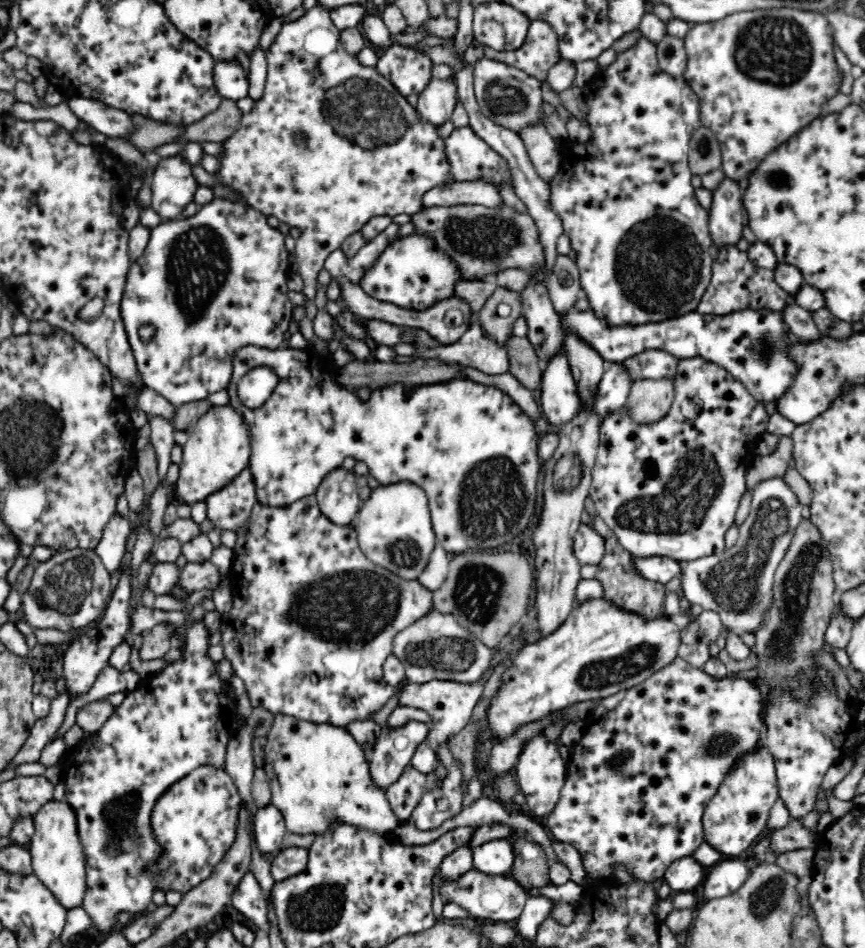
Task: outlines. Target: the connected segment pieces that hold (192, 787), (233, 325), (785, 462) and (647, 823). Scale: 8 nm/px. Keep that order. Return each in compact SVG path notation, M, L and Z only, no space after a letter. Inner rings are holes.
M202 766L190 772L158 798L151 818L155 837L163 848L162 856L154 867L154 871L158 871L162 875L160 882L158 882L158 889L165 890L165 892L178 890L178 892L185 894L210 877L215 864L222 860L222 856L226 854L226 850L234 842L241 802L239 790L232 777L224 769L210 766Z
M214 199L210 204L201 206L200 210L191 217L161 222L156 228L153 228L142 256L132 262L130 266L120 308L124 325L126 325L126 333L128 333L144 388L149 388L159 396L166 398L174 407L206 399L209 395L226 388L232 376L234 355L241 348L254 346L277 349L284 342L284 334L290 329L290 322L294 321L292 316L294 307L287 296L290 255L286 251L282 233L278 229L268 226L266 220L264 214L242 202ZM142 326L152 326L155 329L154 337L150 342L142 342L140 339L138 330Z
M790 436L779 437L778 444L772 454L756 455L754 462L746 471L747 490L763 480L770 480L784 476L793 458L793 440Z
M676 657L668 666L658 670L644 682L612 696L598 699L598 704L583 719L582 740L570 747L571 761L567 766L567 778L561 790L560 802L554 808L554 814L547 816L542 823L551 830L556 840L572 844L576 848L587 876L601 880L616 876L619 870L627 870L636 877L636 880L658 883L663 880L669 864L678 860L680 856L690 856L704 842L702 822L704 806L712 800L726 774L735 768L737 759L756 749L761 742L765 744L766 725L764 725L762 714L764 714L763 691L753 676L746 679L728 679L727 677L716 679L706 674L703 669L689 665L682 657Z

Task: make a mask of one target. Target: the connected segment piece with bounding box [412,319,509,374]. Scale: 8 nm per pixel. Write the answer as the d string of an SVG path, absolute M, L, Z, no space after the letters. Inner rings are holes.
M473 319L468 330L454 344L430 349L414 345L417 353L412 358L437 358L442 362L458 362L486 374L509 372L506 343L492 340L484 335L485 332L481 322Z

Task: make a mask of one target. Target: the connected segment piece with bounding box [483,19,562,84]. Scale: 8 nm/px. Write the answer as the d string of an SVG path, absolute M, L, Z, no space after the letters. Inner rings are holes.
M542 19L530 20L527 38L518 50L498 52L484 45L483 52L483 58L504 62L537 78L542 84L546 82L550 68L562 59L557 32Z

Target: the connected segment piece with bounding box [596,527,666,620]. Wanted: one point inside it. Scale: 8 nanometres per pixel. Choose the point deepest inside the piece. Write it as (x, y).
(622, 583)

